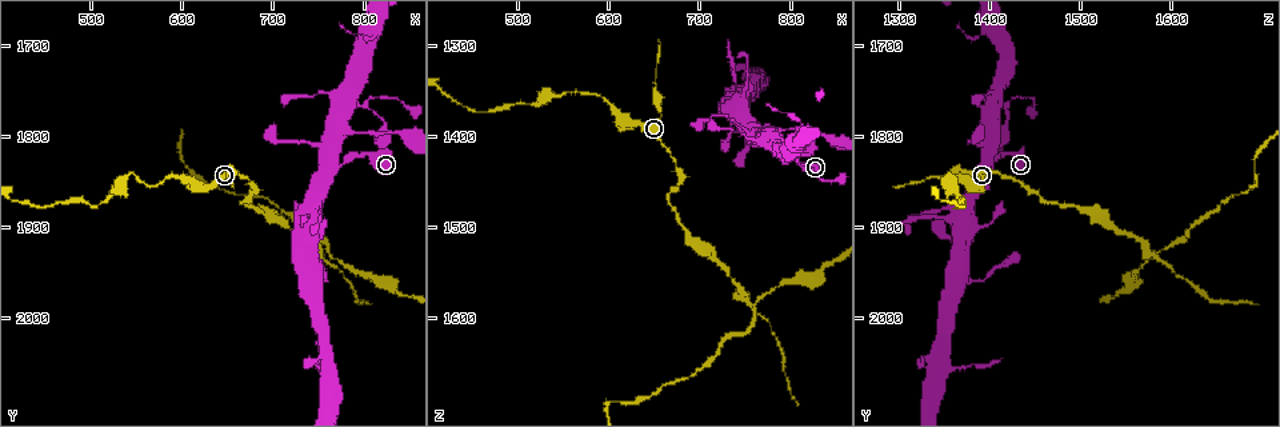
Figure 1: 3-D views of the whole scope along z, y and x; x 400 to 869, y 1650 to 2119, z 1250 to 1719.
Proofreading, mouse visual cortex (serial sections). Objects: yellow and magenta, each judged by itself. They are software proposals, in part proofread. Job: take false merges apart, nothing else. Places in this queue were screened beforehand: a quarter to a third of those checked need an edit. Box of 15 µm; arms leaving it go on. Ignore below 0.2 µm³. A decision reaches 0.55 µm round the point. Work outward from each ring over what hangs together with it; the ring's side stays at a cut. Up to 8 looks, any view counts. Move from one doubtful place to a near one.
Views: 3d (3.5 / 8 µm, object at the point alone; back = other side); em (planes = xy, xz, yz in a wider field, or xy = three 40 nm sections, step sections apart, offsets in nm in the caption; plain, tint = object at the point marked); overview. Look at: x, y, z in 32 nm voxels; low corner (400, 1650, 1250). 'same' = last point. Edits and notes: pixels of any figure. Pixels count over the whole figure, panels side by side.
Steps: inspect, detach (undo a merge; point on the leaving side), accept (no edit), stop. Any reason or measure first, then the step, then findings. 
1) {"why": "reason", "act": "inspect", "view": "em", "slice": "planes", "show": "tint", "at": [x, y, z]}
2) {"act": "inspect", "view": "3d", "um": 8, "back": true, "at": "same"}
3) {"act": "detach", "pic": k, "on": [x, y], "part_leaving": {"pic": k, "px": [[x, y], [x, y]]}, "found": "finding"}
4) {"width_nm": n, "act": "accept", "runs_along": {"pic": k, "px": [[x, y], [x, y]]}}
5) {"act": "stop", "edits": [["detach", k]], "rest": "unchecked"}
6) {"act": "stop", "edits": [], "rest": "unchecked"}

{"why": "abrupt turn", "act": "inspect", "view": "3d", "um": 3.5, "at": [660, 1875, 1465]}

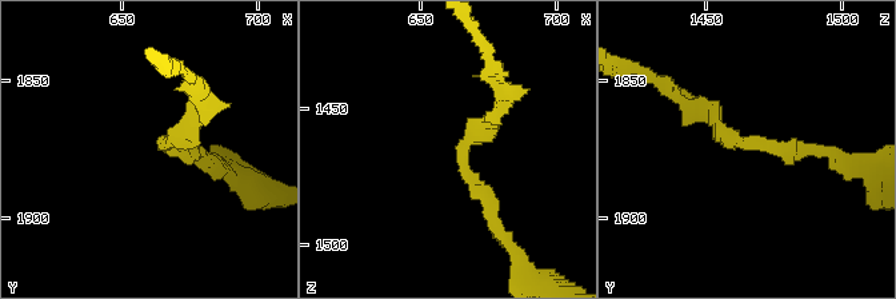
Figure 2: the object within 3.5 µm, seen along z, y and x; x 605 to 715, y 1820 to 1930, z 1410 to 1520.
{"arm_widths_nm": [150, 200], "act": "inspect", "view": "em", "slice": "planes", "show": "tint", "at": [665, 1875, 1469]}

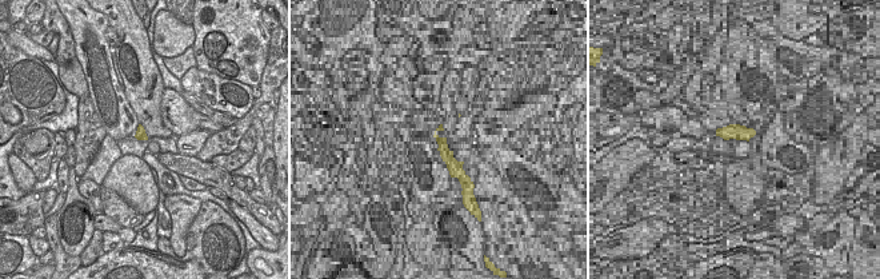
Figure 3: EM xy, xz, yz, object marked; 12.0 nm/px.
{"act": "accept", "runs_along": {"pic": 2, "px": [[696, 110], [738, 143], [834, 155]]}, "found": "one cell here"}

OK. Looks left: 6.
{"why": "branch point", "act": "inspect", "view": "3d", "um": 3.5, "at": [765, 1835, 1395]}

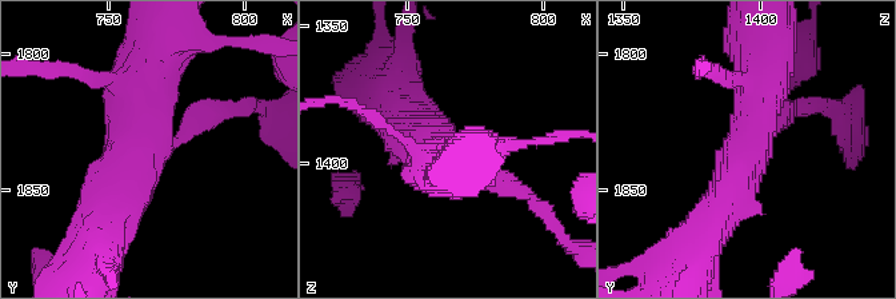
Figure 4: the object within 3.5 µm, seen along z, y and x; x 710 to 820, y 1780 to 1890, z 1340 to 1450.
{"why": "need the tissue", "act": "inspect", "view": "em", "slice": "xy", "step": 1, "show": "tint", "at": [767, 1833, 1396]}

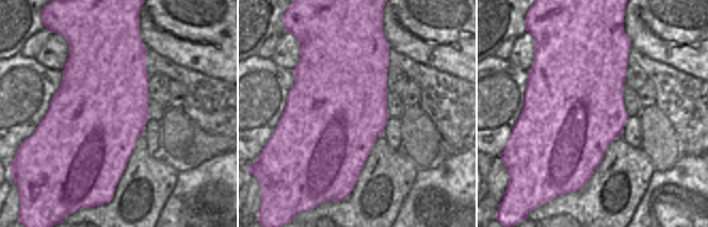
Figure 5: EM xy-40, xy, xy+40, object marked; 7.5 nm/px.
{"width_nm": 750, "act": "accept", "runs_along": {"pic": 4, "px": [[223, 112], [154, 146], [108, 215]]}, "found": "one cell here"}

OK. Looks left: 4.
{"act": "inspect", "view": "3d", "um": 3.5, "at": [790, 1765, 1410]}

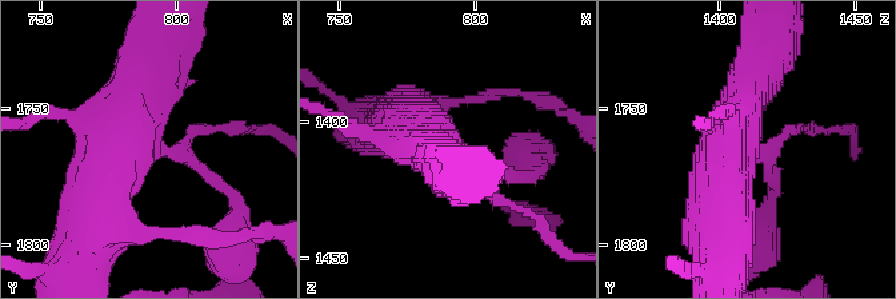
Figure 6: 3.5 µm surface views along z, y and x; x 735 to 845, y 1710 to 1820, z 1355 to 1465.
{"why": "shape alone is not enough", "act": "inspect", "view": "em", "slice": "planes", "show": "tint", "at": "same"}

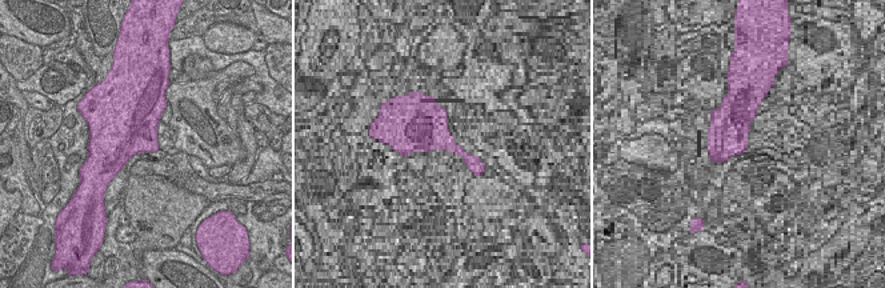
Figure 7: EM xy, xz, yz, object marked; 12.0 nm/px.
{"act": "accept", "runs_along": {"pic": 6, "px": [[94, 210], [155, 54]]}, "found": "continuous, no second cell"}

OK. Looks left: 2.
{"act": "stop", "edits": [], "rest": "unchecked"}

